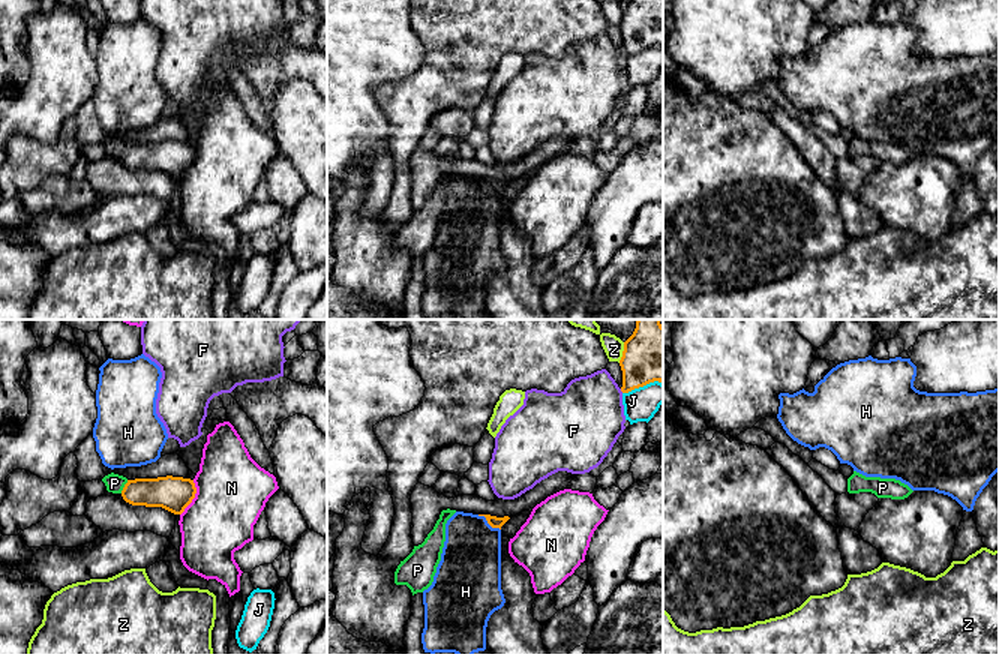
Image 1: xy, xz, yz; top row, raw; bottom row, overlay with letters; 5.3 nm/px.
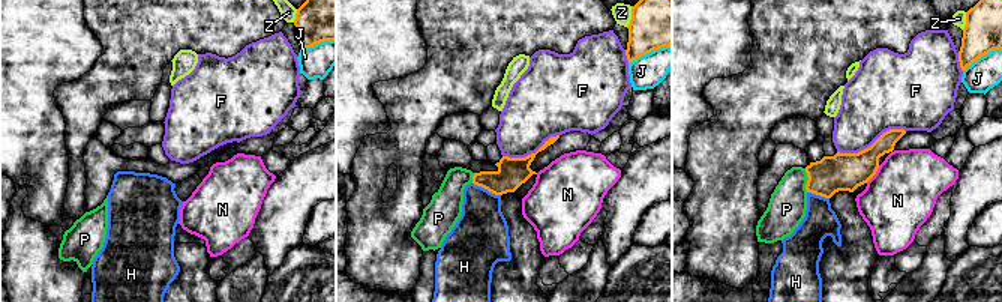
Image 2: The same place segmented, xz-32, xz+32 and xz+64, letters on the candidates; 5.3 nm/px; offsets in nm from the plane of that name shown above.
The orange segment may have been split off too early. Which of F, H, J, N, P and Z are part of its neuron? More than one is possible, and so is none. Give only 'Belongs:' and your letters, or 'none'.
Belongs: P

